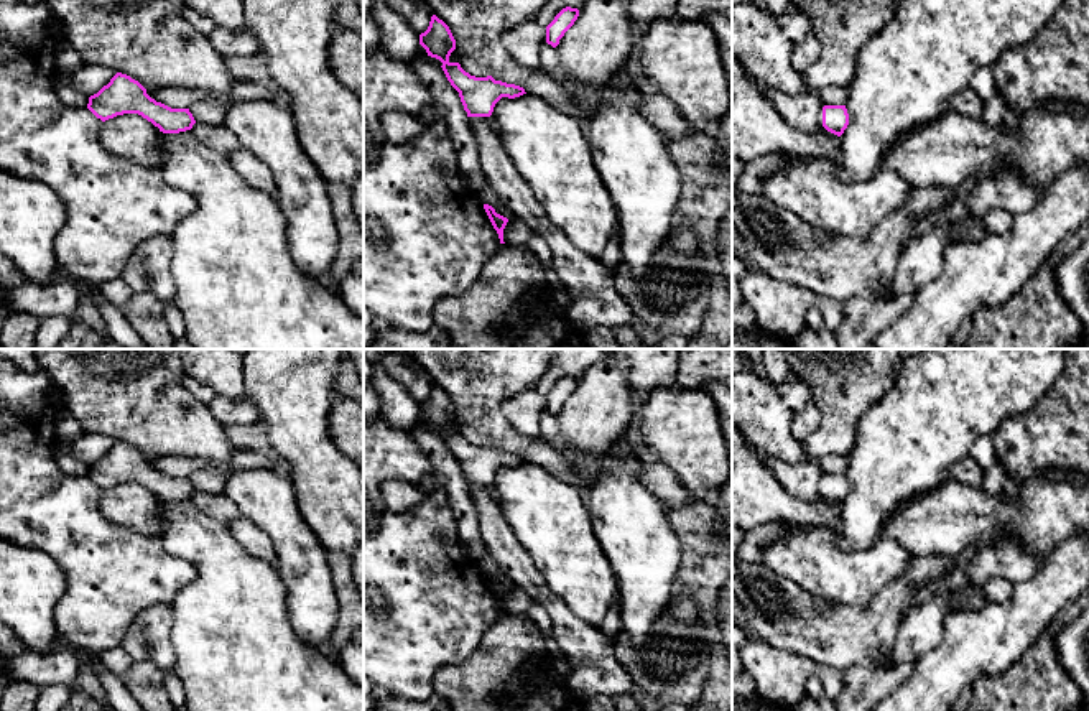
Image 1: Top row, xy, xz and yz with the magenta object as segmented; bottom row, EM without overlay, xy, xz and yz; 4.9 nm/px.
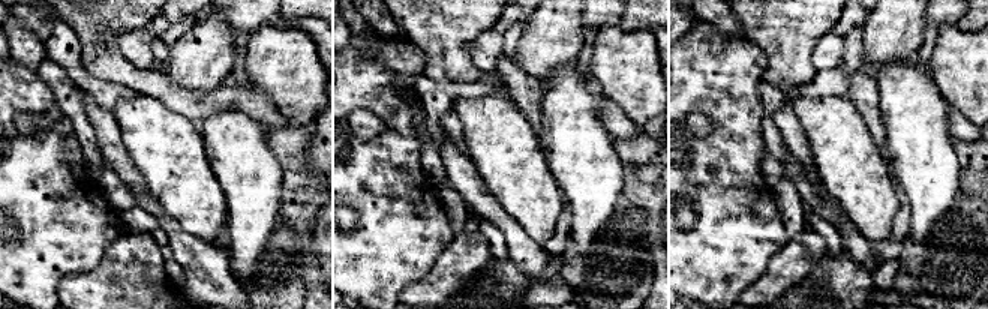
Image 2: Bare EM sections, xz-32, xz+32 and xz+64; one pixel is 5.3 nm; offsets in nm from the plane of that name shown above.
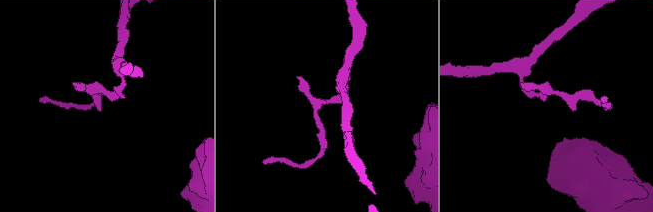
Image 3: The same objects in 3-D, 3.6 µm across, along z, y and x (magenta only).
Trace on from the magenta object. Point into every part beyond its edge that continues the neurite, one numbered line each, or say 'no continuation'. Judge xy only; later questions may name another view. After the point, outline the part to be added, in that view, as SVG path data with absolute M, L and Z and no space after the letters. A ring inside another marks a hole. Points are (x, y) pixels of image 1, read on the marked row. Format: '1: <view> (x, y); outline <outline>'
no continuation

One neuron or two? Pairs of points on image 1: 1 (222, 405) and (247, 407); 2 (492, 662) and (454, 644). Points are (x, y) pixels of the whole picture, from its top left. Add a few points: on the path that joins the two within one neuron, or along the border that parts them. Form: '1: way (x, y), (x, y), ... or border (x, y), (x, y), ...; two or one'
1: way (229, 407), (240, 407); one
2: border (495, 621), (468, 657), (444, 664), (438, 670); two

